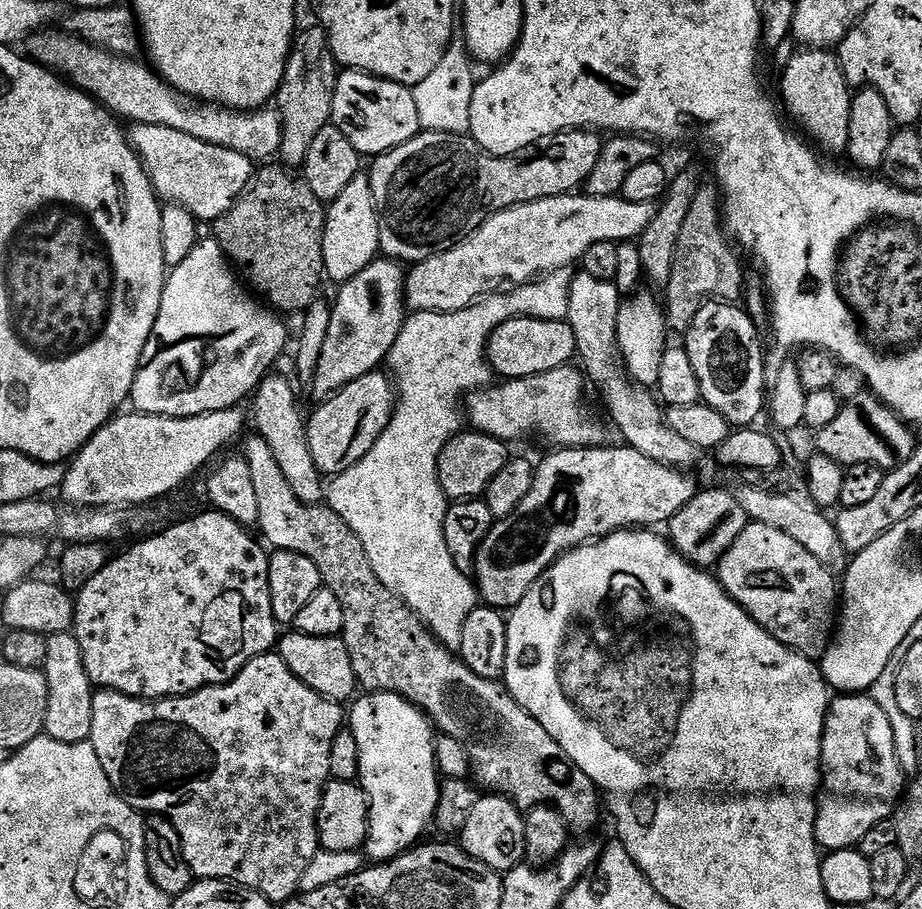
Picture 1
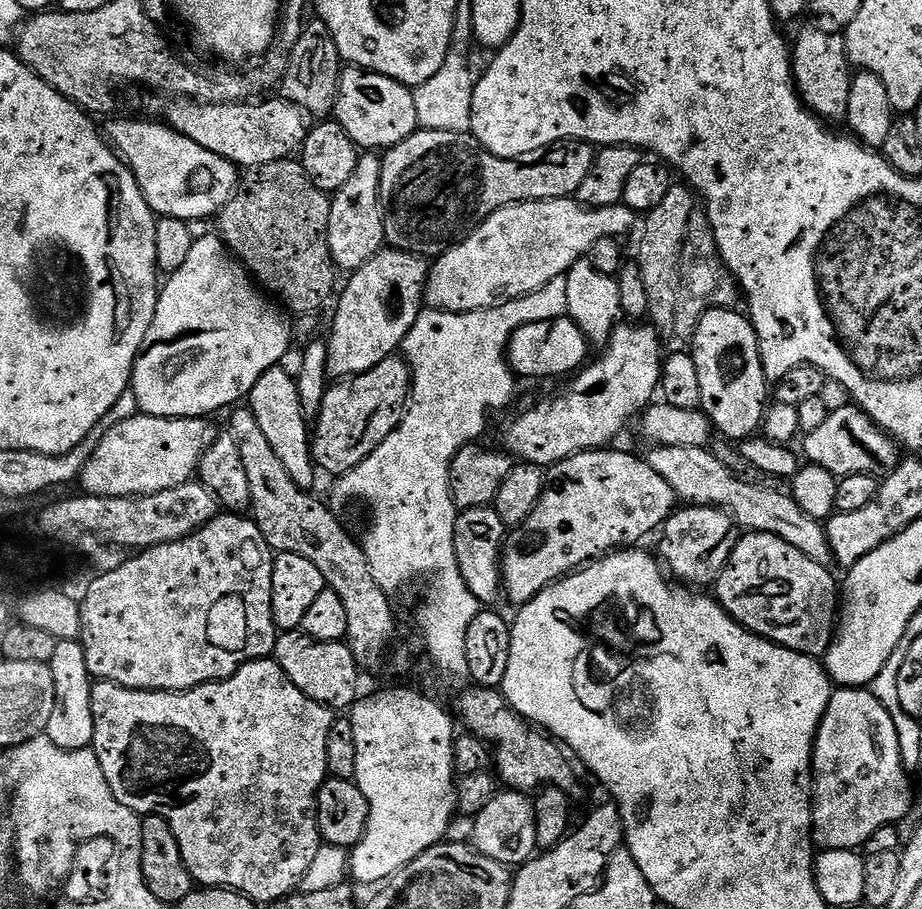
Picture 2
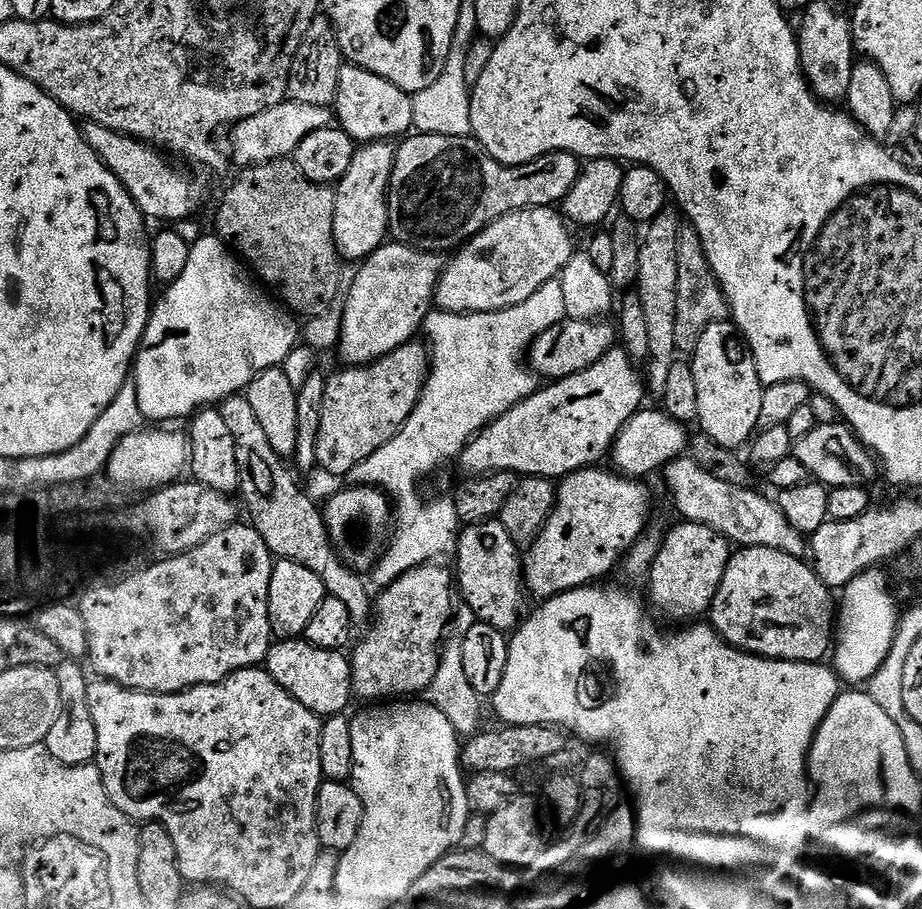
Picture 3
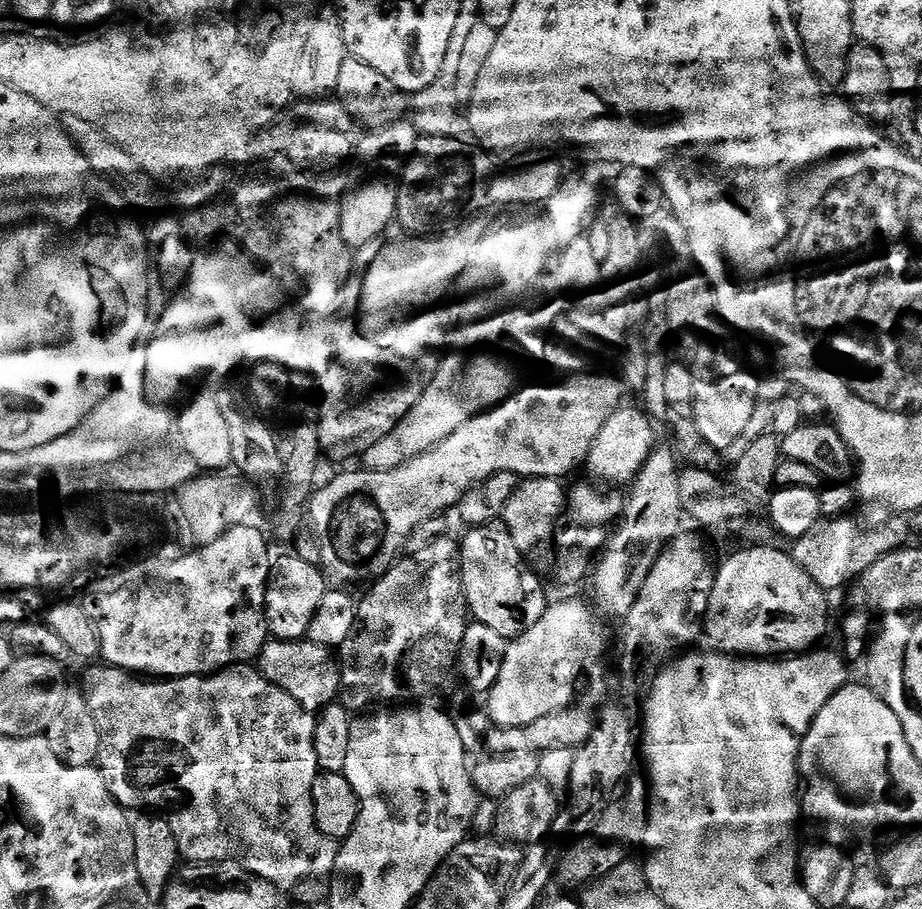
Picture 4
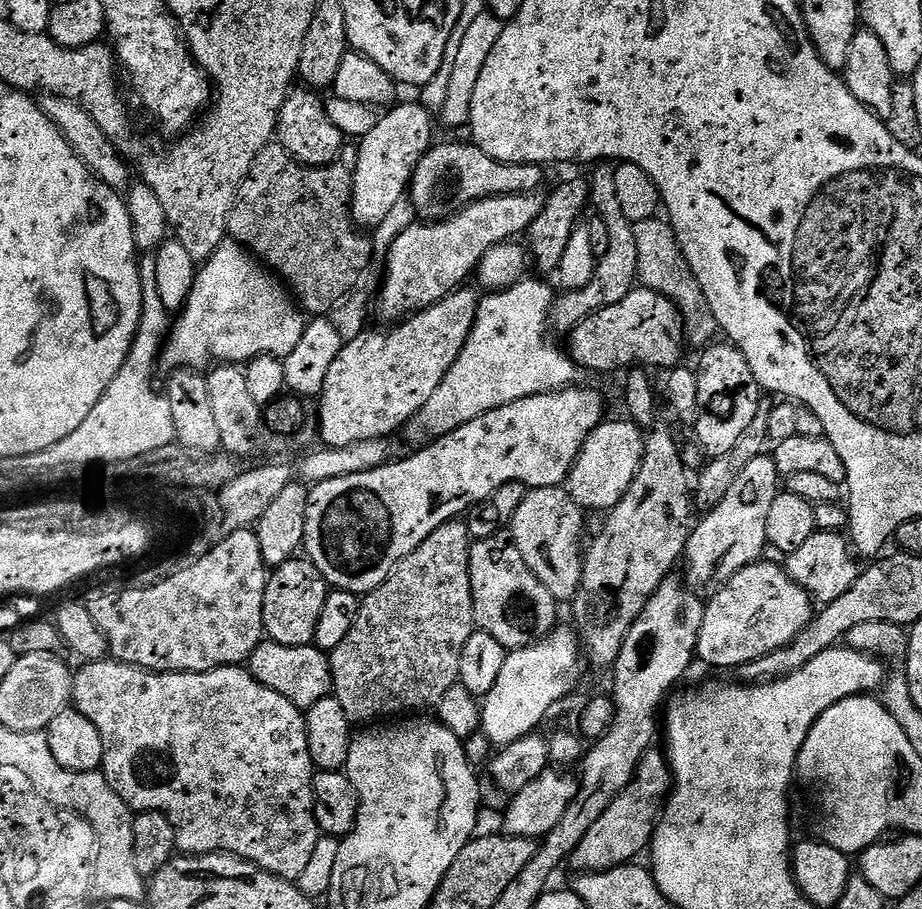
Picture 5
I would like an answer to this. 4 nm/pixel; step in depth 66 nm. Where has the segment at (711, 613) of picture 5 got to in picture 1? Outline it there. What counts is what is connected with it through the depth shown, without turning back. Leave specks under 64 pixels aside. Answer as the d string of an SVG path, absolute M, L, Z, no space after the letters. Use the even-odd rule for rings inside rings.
M750 522L742 534L734 538L734 546L730 546L720 559L718 579L730 598L734 598L734 602L738 602L738 606L742 606L746 614L758 622L758 626L778 638L778 642L793 652L802 653L808 660L823 660L838 624L838 580L826 570L826 566L822 566L822 562L818 562L818 558L814 558L814 554L810 554L810 550L806 550L806 546L794 542L790 534L774 530L774 526Z

